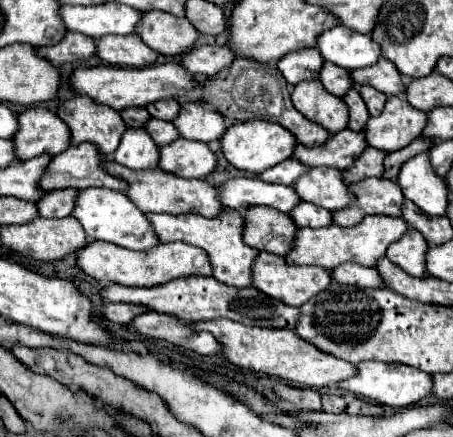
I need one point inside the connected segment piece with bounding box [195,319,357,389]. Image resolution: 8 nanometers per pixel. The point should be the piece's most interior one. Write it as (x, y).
(283, 354)

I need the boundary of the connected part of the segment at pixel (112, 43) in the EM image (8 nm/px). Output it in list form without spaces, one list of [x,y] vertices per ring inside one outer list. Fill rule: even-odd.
[[[113,35],[97,39],[97,57],[105,63],[121,67],[149,67],[157,61],[159,53],[153,51],[139,35]]]

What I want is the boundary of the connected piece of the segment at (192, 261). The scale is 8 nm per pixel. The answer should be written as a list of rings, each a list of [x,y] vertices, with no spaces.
[[[93,241],[77,253],[77,265],[87,275],[95,277],[97,281],[119,283],[125,287],[155,287],[155,285],[167,283],[177,277],[211,275],[213,273],[213,267],[209,263],[205,249],[191,247],[187,243],[165,243],[165,245],[157,245],[157,249],[149,249],[149,251],[131,251],[125,247],[117,247],[113,243]]]

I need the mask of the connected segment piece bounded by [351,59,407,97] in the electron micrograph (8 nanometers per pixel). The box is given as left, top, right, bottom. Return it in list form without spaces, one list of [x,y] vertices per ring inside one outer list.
[[[381,59],[377,61],[377,65],[371,65],[371,67],[355,69],[351,71],[351,77],[355,85],[371,85],[389,97],[403,95],[407,89],[405,77],[399,73],[399,69],[389,59]]]

